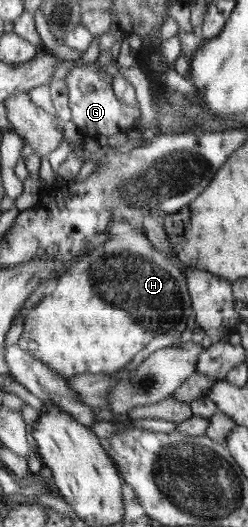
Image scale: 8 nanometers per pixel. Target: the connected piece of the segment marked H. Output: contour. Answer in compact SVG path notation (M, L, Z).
M114 216L110 238L104 244L88 251L58 279L51 296L44 298L30 310L19 345L36 359L48 364L67 379L80 374L110 374L120 371L136 359L136 355L152 341L152 331L185 335L188 320L193 319L194 308L187 277L164 253L154 247L142 221L130 221Z

